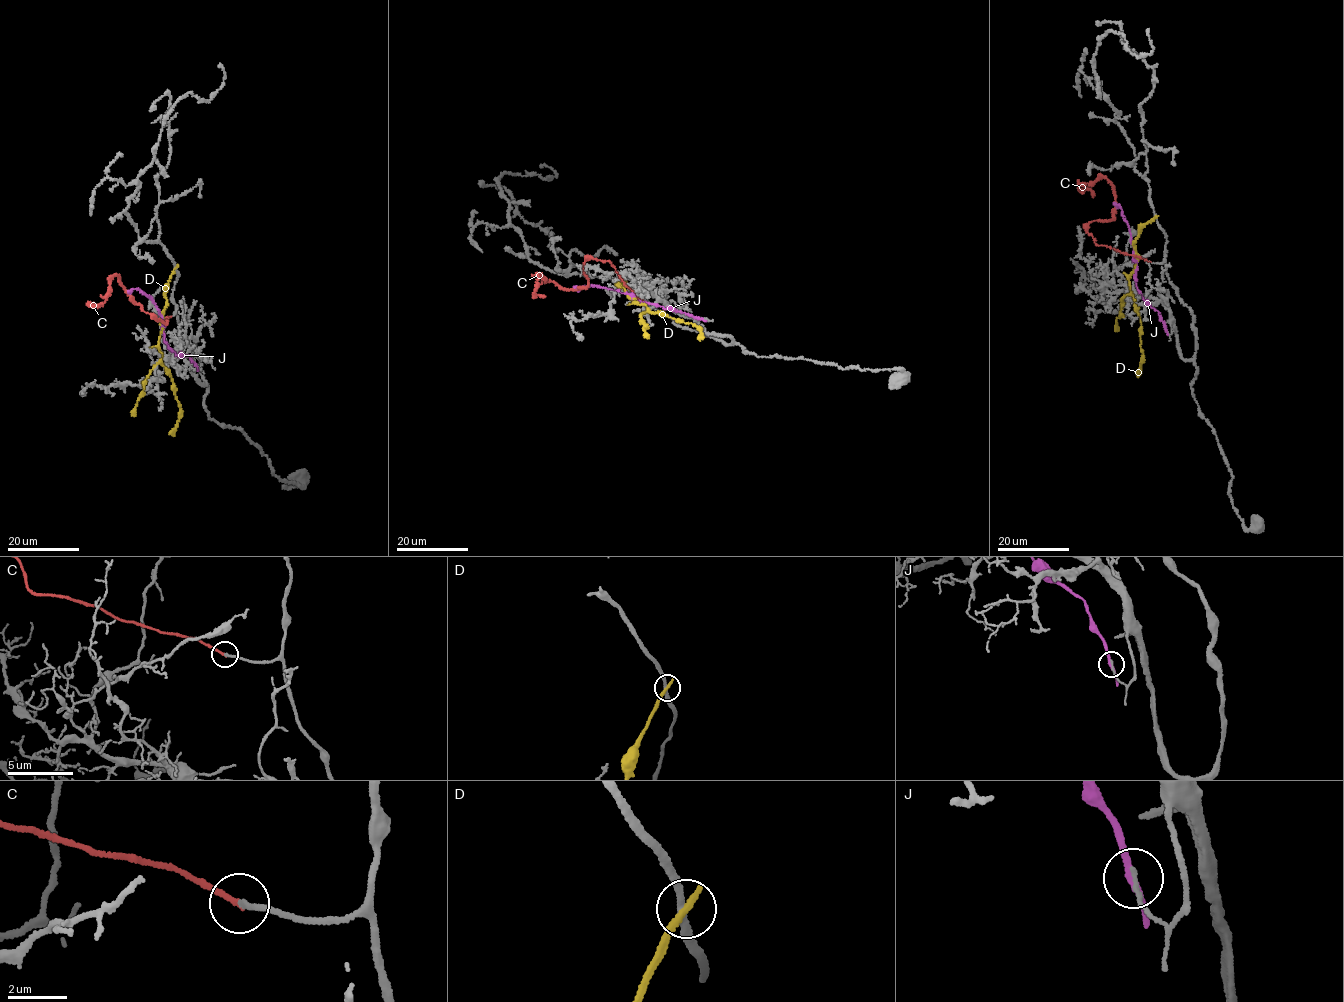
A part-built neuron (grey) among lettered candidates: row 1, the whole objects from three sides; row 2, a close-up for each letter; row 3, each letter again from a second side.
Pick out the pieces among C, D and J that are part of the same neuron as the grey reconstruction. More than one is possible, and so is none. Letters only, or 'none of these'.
C

